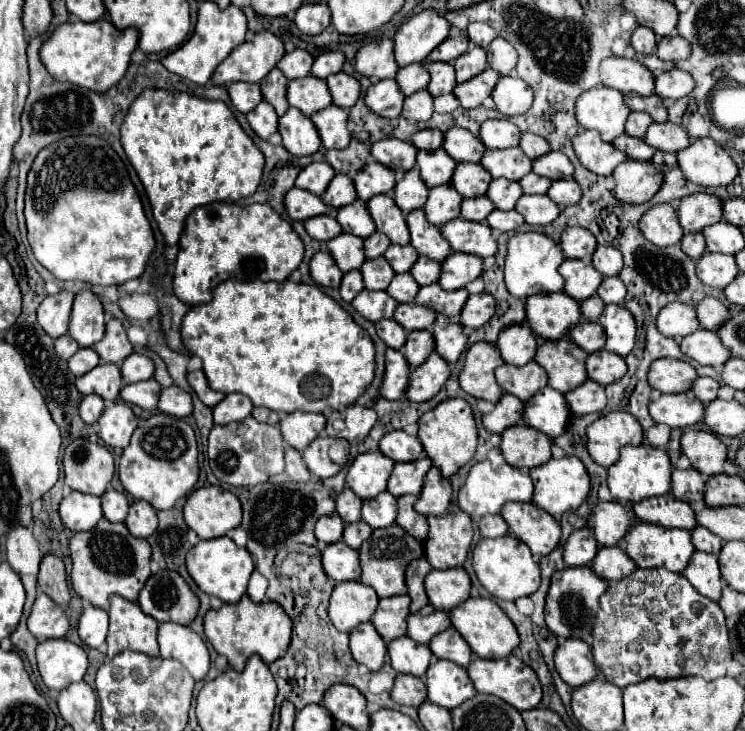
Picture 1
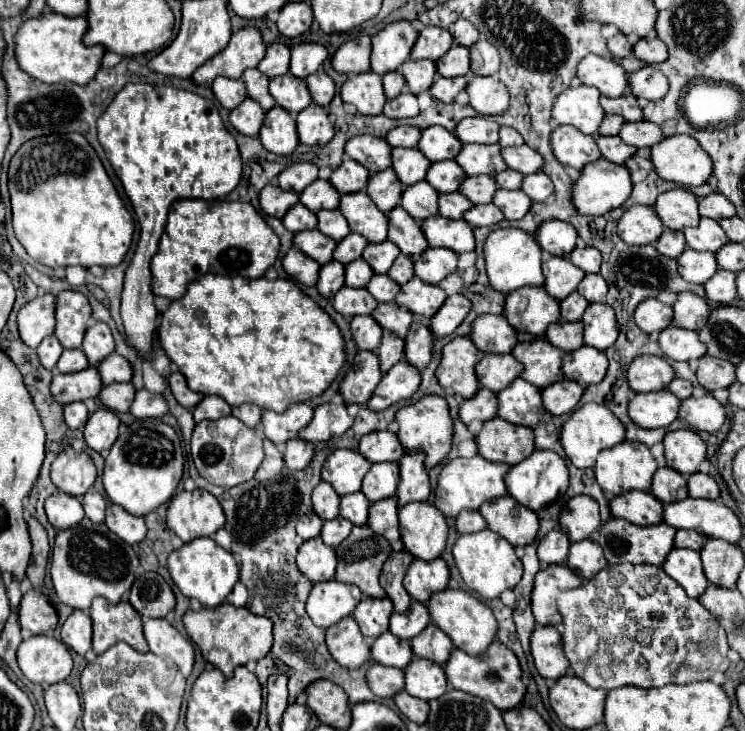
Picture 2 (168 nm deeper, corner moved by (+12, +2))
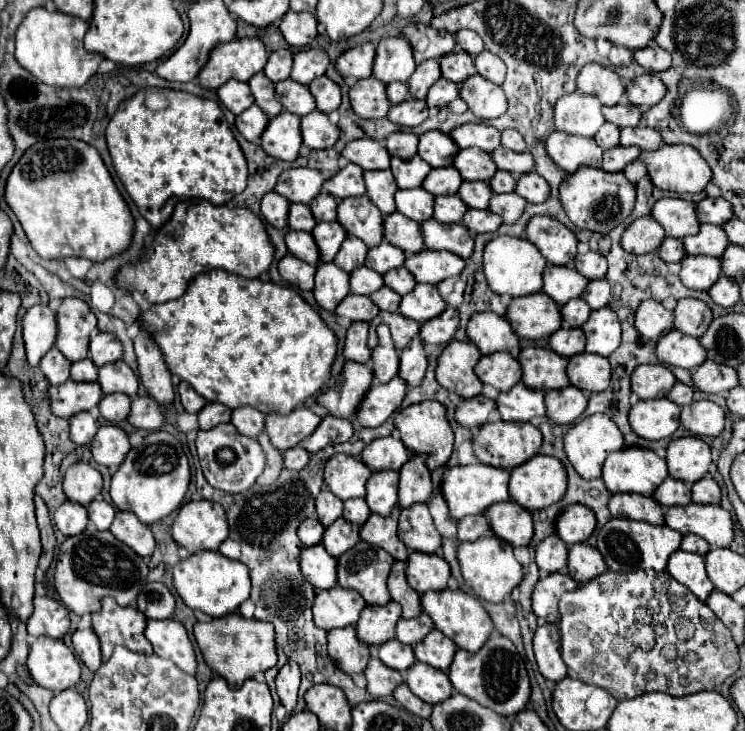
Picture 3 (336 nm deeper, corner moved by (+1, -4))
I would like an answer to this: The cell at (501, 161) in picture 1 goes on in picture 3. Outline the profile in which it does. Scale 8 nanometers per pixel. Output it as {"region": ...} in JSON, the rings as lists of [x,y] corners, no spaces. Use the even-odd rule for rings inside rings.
{"region":[[[477,147],[461,149],[455,157],[453,167],[461,173],[465,181],[489,181],[497,171],[491,155],[485,151],[479,151]]]}

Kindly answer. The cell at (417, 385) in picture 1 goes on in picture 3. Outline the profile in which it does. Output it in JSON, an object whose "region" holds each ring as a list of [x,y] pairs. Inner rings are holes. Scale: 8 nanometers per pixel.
{"region":[[[401,377],[391,379],[385,385],[373,385],[371,391],[367,391],[357,417],[363,427],[379,427],[389,419],[389,415],[399,409],[403,397],[407,395],[407,383]]]}

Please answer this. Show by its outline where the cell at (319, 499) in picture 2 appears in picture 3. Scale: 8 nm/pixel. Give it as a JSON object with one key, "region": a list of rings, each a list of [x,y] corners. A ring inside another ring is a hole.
{"region":[[[323,489],[315,501],[317,505],[317,515],[319,515],[319,521],[327,527],[331,525],[335,519],[343,517],[343,501],[341,499],[335,499],[335,495],[331,495],[331,491]]]}

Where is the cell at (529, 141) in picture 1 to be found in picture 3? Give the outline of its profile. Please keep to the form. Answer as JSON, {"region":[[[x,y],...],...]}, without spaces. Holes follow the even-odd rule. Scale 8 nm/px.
{"region":[[[505,129],[501,133],[501,145],[511,149],[511,151],[517,151],[517,153],[523,153],[527,151],[527,145],[525,145],[525,139],[515,131],[515,129]]]}

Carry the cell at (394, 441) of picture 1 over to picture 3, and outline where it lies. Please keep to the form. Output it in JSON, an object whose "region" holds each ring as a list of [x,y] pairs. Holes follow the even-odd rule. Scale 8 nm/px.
{"region":[[[383,437],[383,439],[371,441],[363,449],[361,457],[363,457],[363,463],[372,471],[399,471],[403,467],[403,463],[407,463],[409,451],[401,439]]]}

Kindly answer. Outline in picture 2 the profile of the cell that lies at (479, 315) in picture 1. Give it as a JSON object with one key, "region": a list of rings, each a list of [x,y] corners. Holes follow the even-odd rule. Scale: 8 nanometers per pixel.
{"region":[[[450,295],[444,305],[436,311],[436,315],[428,321],[428,329],[434,337],[450,335],[470,311],[470,301],[464,295]]]}

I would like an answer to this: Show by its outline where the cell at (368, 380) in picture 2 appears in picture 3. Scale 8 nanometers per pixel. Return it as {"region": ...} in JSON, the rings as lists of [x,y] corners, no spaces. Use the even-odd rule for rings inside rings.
{"region":[[[347,361],[345,369],[343,369],[343,381],[339,381],[329,391],[321,393],[317,397],[317,401],[323,407],[327,407],[331,415],[351,419],[357,413],[359,403],[363,401],[365,393],[371,389],[373,379],[375,377],[371,375],[369,365]]]}

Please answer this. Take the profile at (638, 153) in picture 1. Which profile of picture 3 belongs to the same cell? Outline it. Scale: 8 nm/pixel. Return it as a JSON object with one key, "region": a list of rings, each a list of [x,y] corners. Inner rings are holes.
{"region":[[[617,145],[603,153],[603,171],[623,171],[627,163],[635,161],[641,155],[639,147],[623,147]]]}

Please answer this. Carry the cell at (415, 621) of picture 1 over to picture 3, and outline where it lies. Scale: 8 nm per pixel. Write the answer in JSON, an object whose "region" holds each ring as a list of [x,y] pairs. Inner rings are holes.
{"region":[[[421,613],[419,617],[413,619],[399,619],[397,623],[397,639],[403,641],[405,645],[417,645],[429,631],[433,629],[433,621],[427,613]]]}

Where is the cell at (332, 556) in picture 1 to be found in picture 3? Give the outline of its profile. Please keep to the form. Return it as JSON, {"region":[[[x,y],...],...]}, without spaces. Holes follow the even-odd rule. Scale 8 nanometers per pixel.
{"region":[[[323,545],[303,549],[301,571],[315,589],[331,589],[337,585],[337,559]]]}

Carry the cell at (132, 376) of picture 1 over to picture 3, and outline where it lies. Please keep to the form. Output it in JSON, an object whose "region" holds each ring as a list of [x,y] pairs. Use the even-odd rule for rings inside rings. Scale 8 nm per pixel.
{"region":[[[115,361],[115,363],[107,363],[99,369],[99,385],[103,389],[103,393],[127,393],[131,397],[137,397],[137,385],[139,379],[135,377],[135,373],[131,371],[131,367],[125,361]]]}

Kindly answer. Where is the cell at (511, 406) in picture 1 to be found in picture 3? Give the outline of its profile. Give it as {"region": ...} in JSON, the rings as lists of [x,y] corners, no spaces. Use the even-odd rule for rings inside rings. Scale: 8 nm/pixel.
{"region":[[[477,395],[473,399],[467,399],[463,401],[459,407],[457,407],[457,413],[455,413],[455,419],[457,423],[461,423],[463,427],[481,427],[483,423],[487,423],[489,419],[489,413],[495,411],[495,401],[493,399],[487,399],[485,395]]]}

